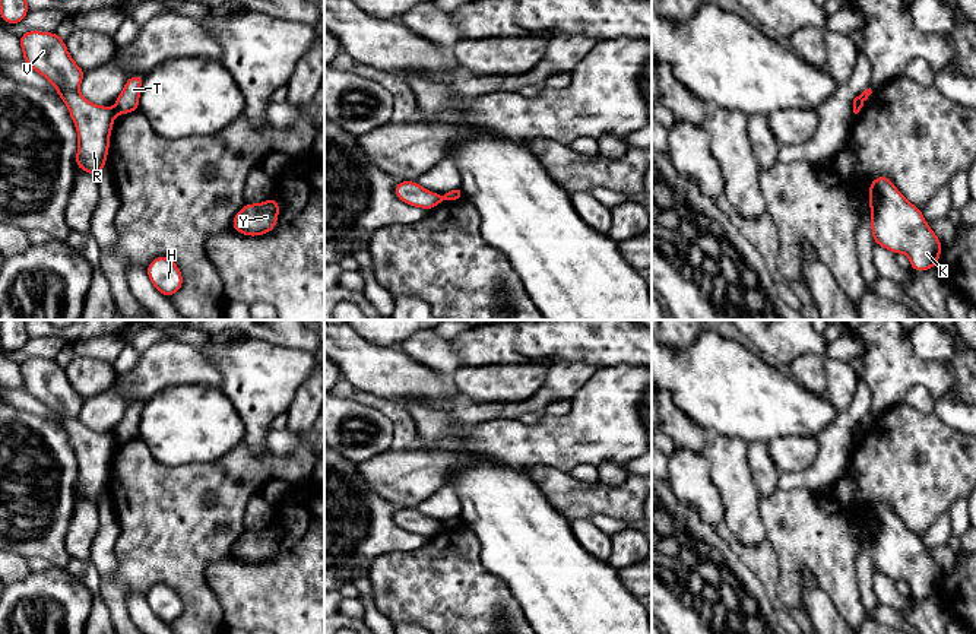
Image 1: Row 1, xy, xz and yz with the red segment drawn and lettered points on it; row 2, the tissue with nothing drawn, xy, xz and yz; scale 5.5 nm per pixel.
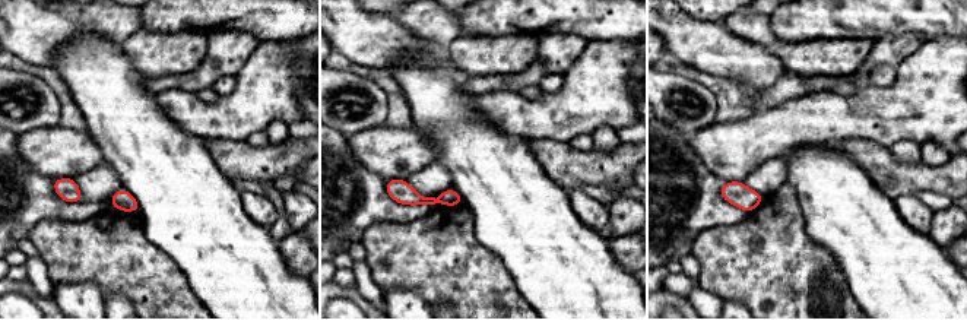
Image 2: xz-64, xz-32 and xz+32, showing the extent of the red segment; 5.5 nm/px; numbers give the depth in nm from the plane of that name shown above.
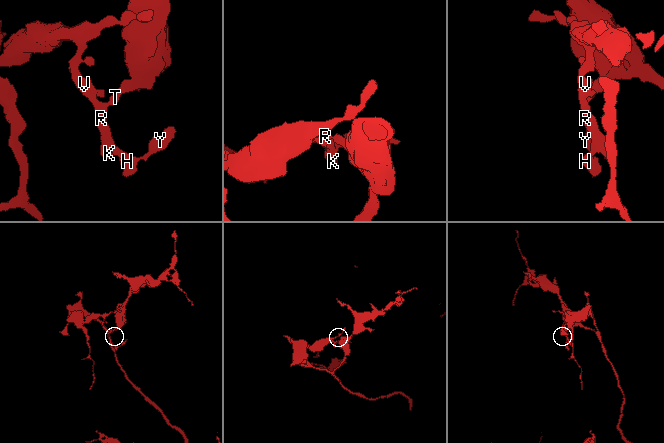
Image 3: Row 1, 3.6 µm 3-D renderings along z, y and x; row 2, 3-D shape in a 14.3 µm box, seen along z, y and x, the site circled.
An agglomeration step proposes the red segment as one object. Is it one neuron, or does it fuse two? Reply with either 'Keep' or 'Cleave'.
Cleave

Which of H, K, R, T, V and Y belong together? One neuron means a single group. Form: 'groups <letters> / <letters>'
groups H K R V Y / T

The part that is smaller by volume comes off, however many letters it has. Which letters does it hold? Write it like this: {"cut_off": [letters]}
{"cut_off": ["H", "K", "R", "V", "Y"]}

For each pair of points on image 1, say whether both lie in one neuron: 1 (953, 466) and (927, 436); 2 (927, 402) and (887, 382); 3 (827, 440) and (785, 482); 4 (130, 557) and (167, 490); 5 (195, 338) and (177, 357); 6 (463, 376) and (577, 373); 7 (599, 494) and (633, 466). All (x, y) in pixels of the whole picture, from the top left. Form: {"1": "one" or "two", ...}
{"1": "one", "2": "two", "3": "one", "4": "one", "5": "two", "6": "two", "7": "two"}

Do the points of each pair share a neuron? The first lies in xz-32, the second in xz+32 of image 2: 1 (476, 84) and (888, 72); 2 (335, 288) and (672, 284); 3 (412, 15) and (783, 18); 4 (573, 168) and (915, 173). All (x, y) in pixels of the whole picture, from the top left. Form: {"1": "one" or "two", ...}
{"1": "two", "2": "two", "3": "two", "4": "one"}

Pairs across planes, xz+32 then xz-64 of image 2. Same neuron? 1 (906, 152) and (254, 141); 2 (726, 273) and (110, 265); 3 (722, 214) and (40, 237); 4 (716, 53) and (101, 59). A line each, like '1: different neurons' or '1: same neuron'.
1: same neuron
2: same neuron
3: different neurons
4: different neurons

